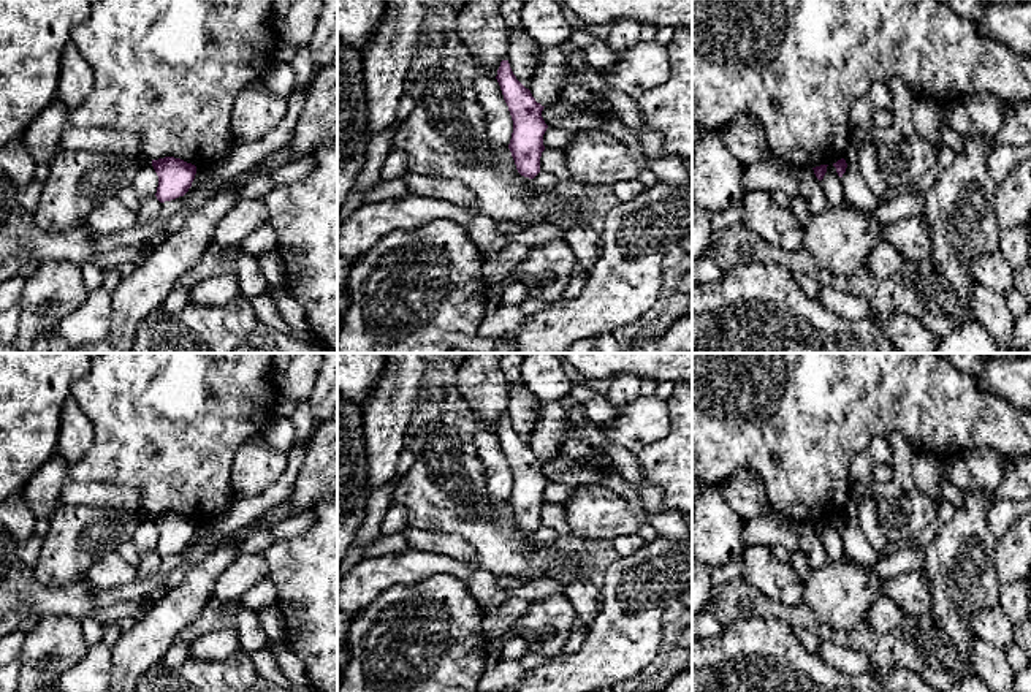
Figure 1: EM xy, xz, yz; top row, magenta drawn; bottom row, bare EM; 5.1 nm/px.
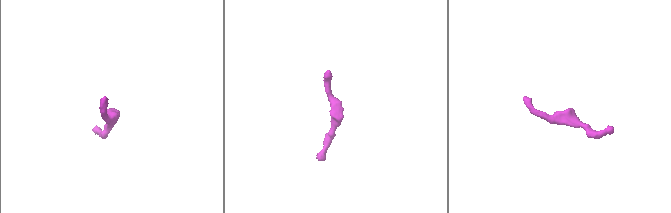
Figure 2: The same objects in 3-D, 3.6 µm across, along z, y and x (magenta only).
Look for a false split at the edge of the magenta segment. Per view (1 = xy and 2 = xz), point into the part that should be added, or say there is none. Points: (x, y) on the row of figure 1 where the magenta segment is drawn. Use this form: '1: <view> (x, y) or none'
1: none
2: none

